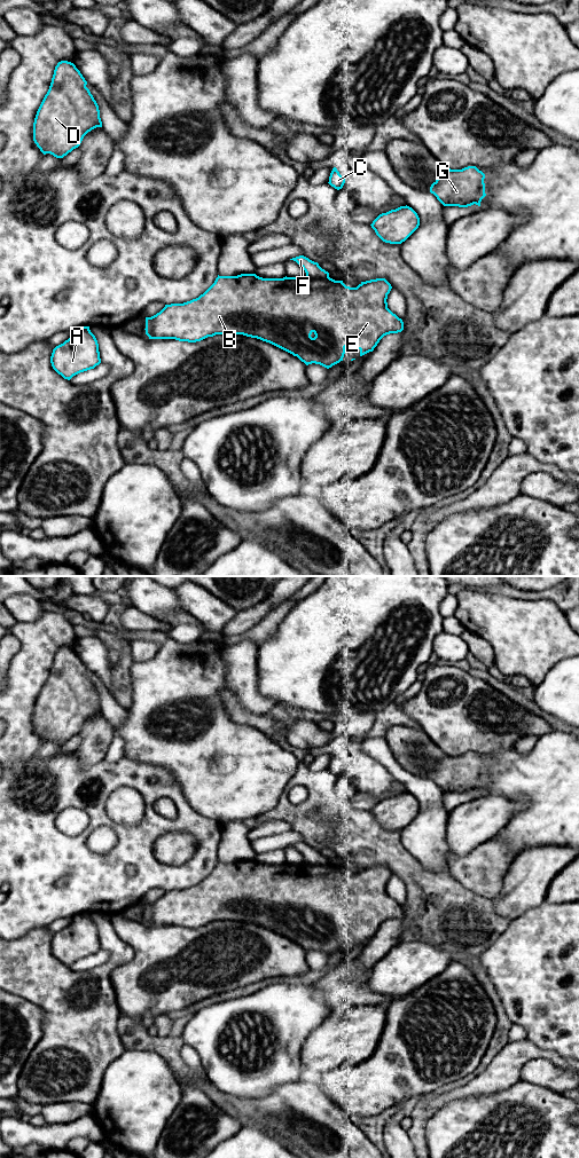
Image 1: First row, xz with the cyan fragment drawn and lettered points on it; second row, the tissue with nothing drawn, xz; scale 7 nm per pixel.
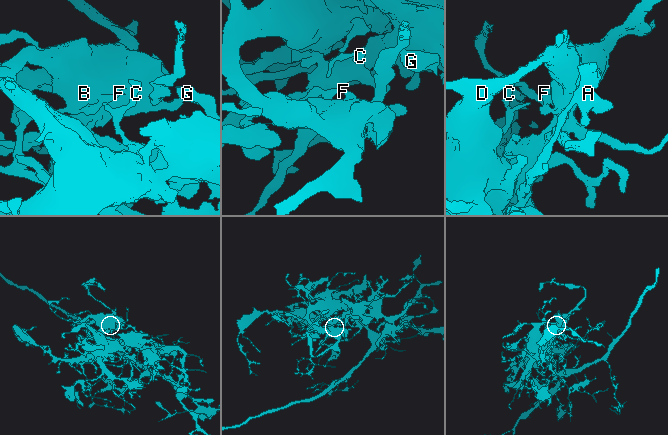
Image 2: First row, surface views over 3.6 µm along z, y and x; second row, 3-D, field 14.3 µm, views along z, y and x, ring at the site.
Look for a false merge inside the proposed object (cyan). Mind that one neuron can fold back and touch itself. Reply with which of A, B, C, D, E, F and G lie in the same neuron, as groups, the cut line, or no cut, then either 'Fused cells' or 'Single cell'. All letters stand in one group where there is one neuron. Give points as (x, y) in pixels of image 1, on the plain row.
Groups: A B C D E G / F. Split along xz (306, 861), (328, 864). Fused cells

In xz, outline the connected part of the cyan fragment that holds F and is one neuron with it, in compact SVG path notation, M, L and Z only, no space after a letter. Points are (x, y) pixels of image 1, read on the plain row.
M299 842L296 844L292 844L290 846L296 848L298 851L303 853L303 856L306 859L306 862L314 864L314 865L327 865L329 864L329 859L322 856L318 849L314 849L310 846L308 844L304 842Z

